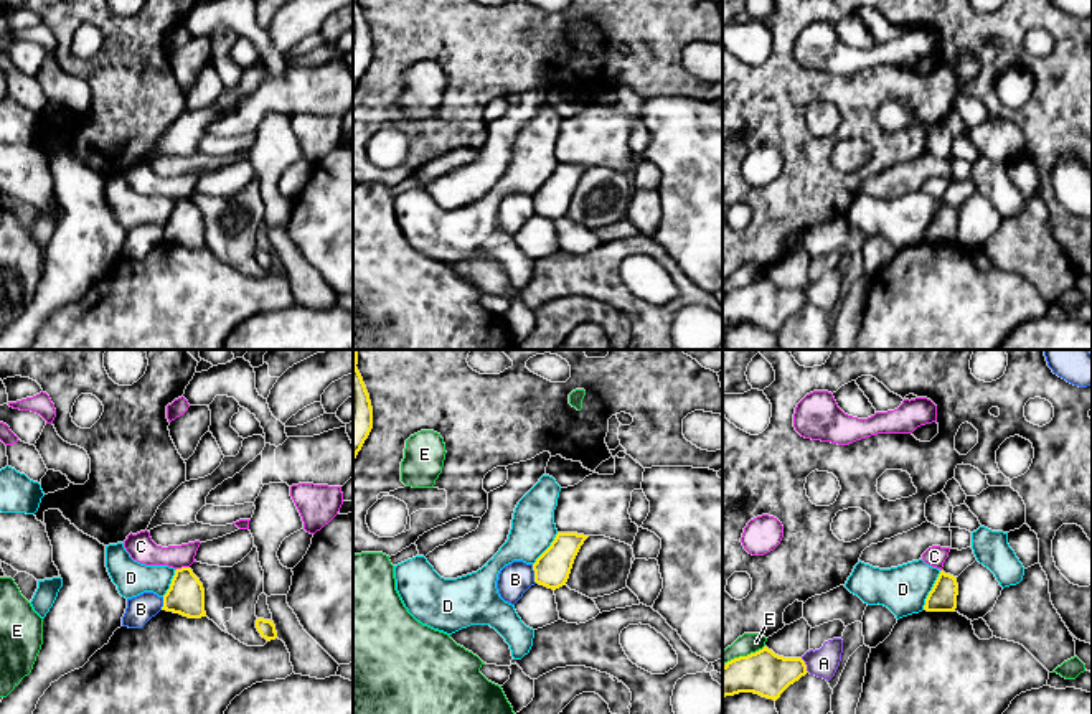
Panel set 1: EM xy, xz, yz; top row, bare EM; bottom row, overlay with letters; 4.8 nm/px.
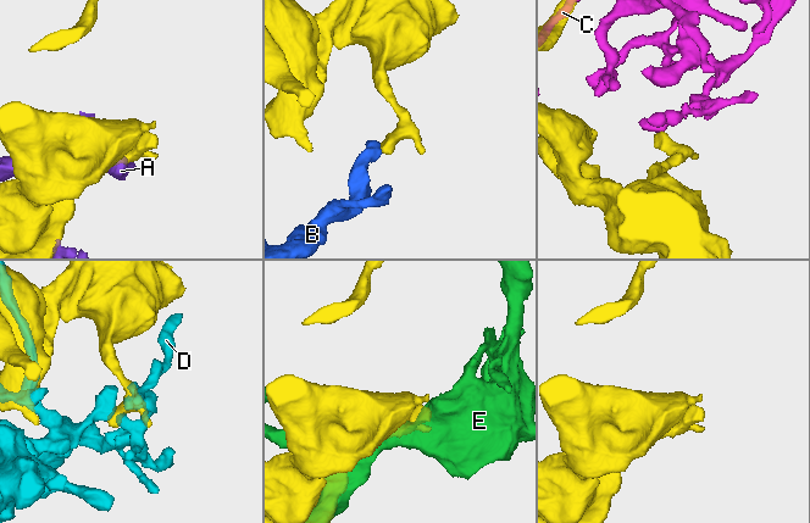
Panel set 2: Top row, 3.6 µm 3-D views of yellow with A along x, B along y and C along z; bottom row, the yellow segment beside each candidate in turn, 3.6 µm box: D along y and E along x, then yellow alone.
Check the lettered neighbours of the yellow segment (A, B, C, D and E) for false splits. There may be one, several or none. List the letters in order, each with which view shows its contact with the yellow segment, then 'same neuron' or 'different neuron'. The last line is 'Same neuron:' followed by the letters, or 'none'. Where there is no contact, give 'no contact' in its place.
A: yz | different neuron
B: xz | different neuron
C: xy | different neuron
D: yz | different neuron
E: yz | different neuron
Same neuron: none

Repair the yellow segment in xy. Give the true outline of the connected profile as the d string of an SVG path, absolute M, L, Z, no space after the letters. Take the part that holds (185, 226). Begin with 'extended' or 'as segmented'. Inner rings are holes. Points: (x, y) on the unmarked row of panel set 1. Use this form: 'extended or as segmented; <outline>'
as segmented; M190 198L175 201L170 219L163 226L162 241L180 244L188 249L206 247L205 219Z

